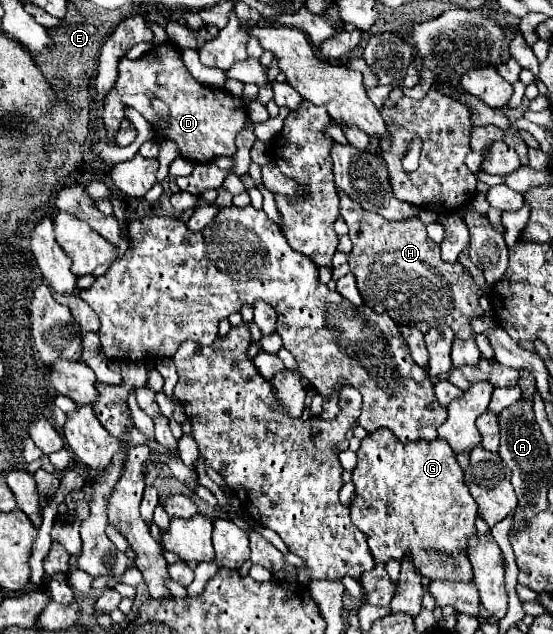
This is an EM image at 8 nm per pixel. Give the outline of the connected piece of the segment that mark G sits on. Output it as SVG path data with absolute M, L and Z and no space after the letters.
M380 428L362 440L358 450L358 466L352 472L352 482L356 486L358 498L352 502L352 524L360 528L368 536L368 546L376 560L376 568L372 572L362 574L360 586L366 592L368 604L388 606L392 600L392 584L384 570L388 560L402 560L404 554L410 554L420 574L428 580L462 580L470 582L474 578L472 564L468 560L468 540L476 536L476 502L464 486L464 472L456 462L456 456L446 440L418 440L410 444L402 444L388 428Z

